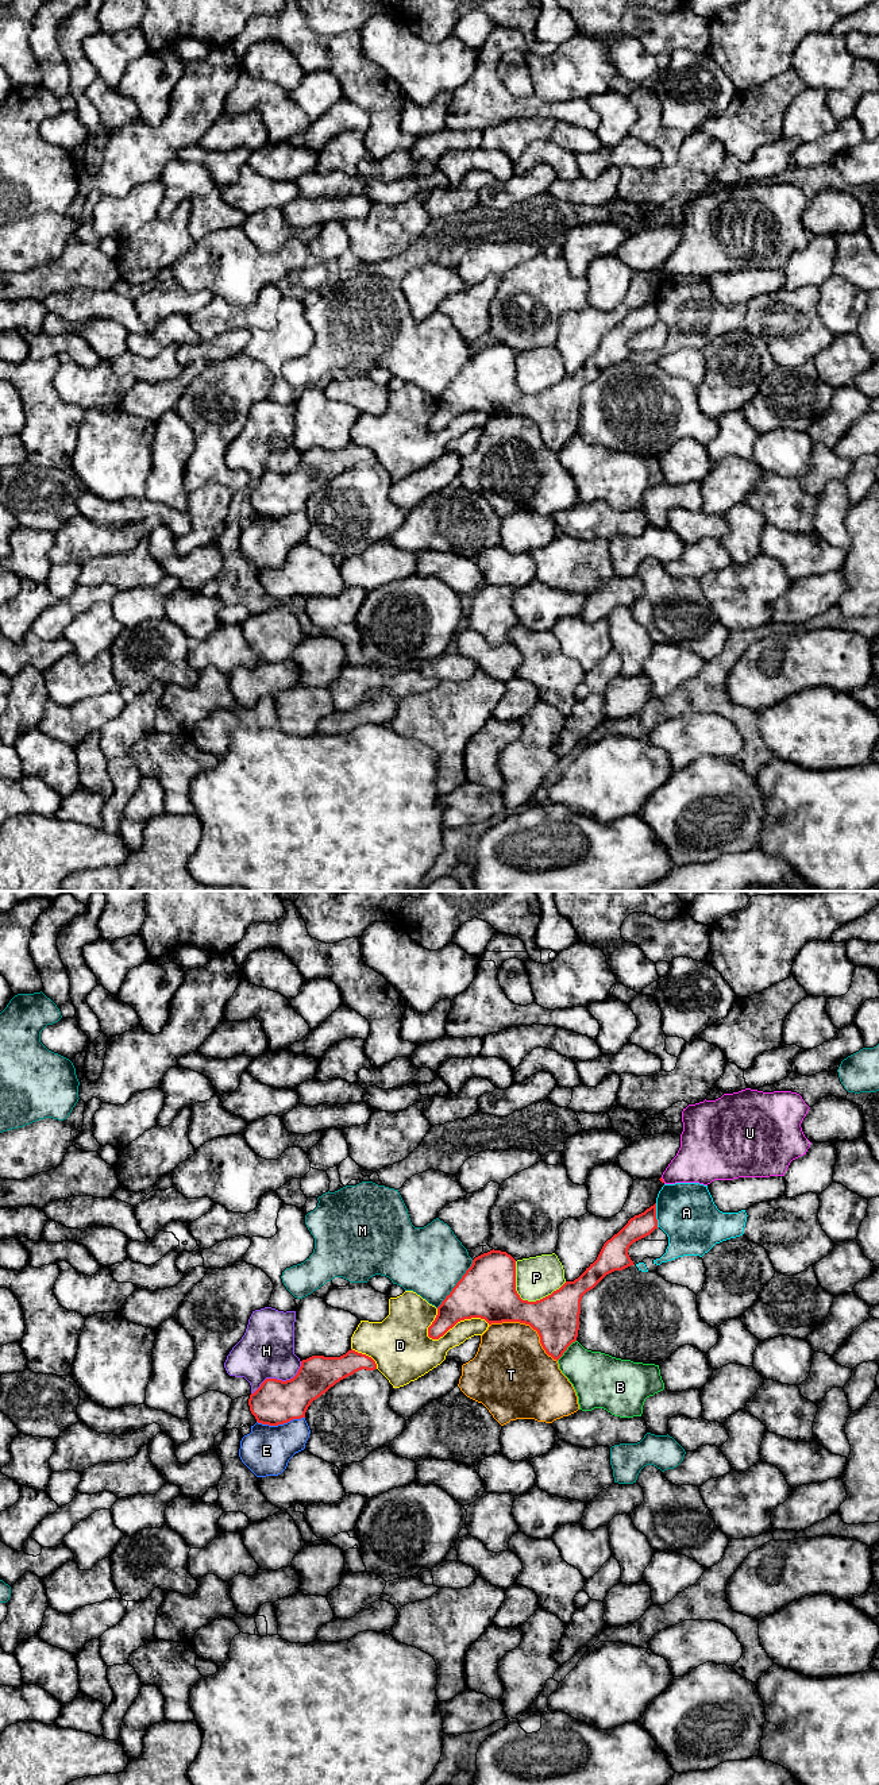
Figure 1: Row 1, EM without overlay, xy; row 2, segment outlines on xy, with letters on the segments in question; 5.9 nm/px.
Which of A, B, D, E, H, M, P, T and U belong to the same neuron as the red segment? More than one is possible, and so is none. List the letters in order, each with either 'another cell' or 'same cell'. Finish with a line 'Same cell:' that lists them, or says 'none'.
A: another cell
B: another cell
D: another cell
E: another cell
H: another cell
M: another cell
P: another cell
T: another cell
U: another cell
Same cell: none

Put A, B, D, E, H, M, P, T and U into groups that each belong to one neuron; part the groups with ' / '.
A M / B / D / E / H / P / T / U

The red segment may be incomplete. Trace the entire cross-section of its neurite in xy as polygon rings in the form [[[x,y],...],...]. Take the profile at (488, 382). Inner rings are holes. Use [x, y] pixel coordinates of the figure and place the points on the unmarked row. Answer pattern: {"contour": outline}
{"contour": [[[656,296],[631,311],[617,327],[608,332],[597,352],[578,371],[566,374],[559,382],[536,394],[523,393],[517,386],[516,352],[510,347],[494,342],[483,346],[473,352],[471,359],[437,400],[437,408],[428,420],[428,429],[439,432],[458,415],[471,410],[485,412],[489,417],[520,415],[537,424],[545,446],[558,454],[567,440],[577,433],[582,389],[606,367],[635,358],[628,347],[629,339],[649,328],[655,321],[658,321]]]}

